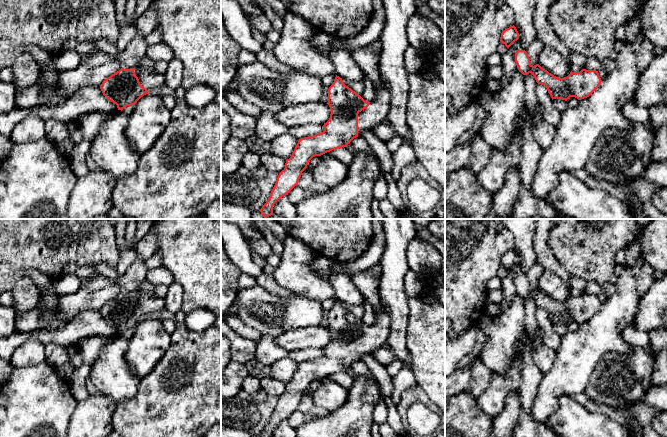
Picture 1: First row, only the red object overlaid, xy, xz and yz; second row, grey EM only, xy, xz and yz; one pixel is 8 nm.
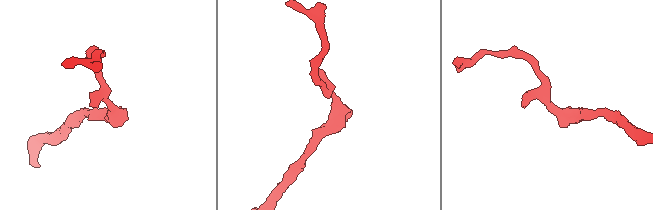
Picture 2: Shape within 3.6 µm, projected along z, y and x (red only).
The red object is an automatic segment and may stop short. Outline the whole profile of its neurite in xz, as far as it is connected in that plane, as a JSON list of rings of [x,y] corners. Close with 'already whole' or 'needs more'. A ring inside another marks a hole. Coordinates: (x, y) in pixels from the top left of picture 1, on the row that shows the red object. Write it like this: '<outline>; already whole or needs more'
[[[336,75],[328,89],[327,104],[331,114],[323,125],[324,131],[298,140],[291,157],[286,160],[285,168],[277,177],[269,199],[259,210],[264,219],[273,214],[274,204],[297,186],[302,172],[313,157],[347,147],[363,131],[382,124],[389,113],[390,100],[390,91],[382,78],[380,87],[375,89],[375,98],[369,102]]]; needs more

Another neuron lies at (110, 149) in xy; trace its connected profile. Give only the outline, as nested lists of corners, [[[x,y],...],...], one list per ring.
[[[121,110],[105,118],[90,144],[89,154],[97,168],[108,172],[115,182],[134,174],[140,159],[126,137],[128,118]]]

